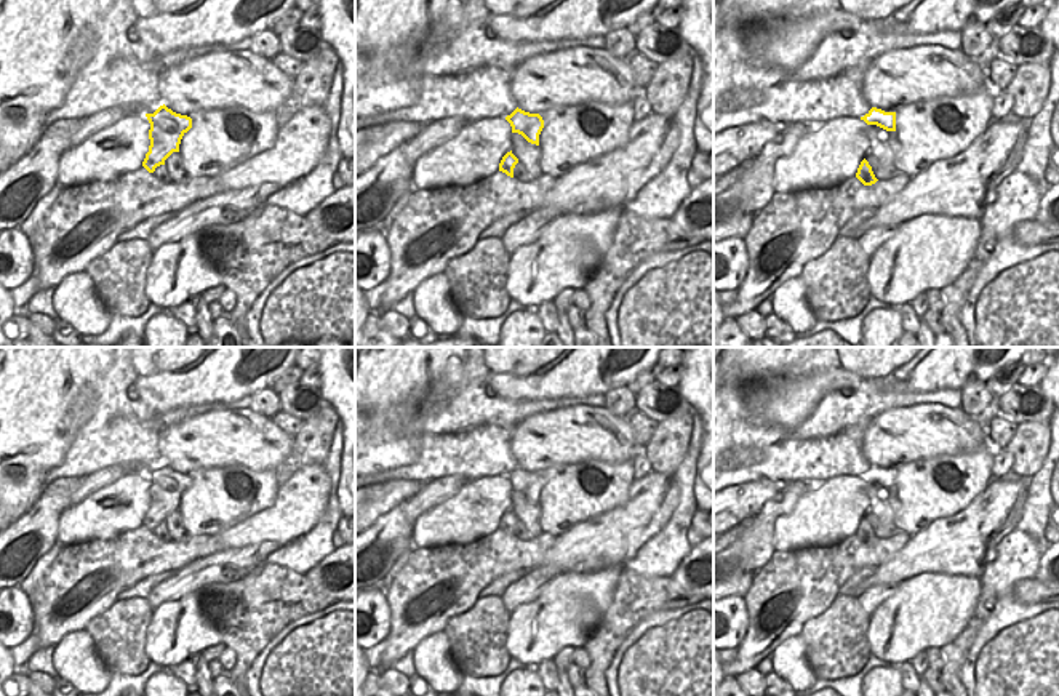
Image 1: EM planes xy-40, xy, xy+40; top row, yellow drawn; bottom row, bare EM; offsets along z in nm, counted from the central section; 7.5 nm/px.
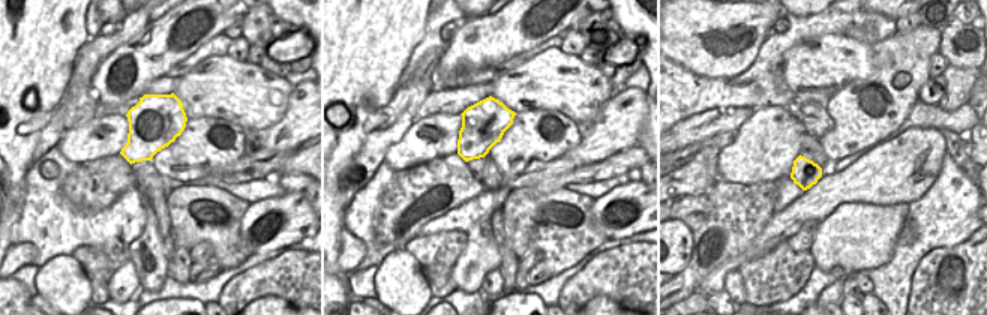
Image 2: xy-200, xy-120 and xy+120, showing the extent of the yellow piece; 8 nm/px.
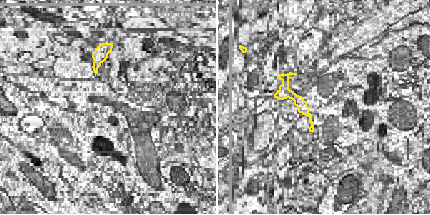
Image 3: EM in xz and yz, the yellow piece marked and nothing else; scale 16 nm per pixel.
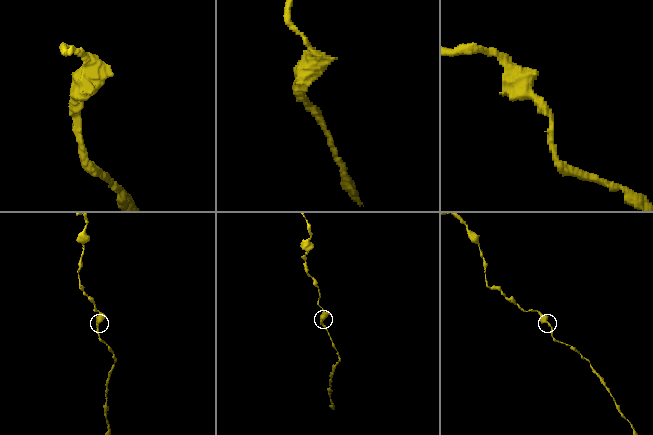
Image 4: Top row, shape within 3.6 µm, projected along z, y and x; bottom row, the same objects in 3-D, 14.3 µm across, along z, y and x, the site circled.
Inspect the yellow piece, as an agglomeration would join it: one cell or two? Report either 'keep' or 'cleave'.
keep

